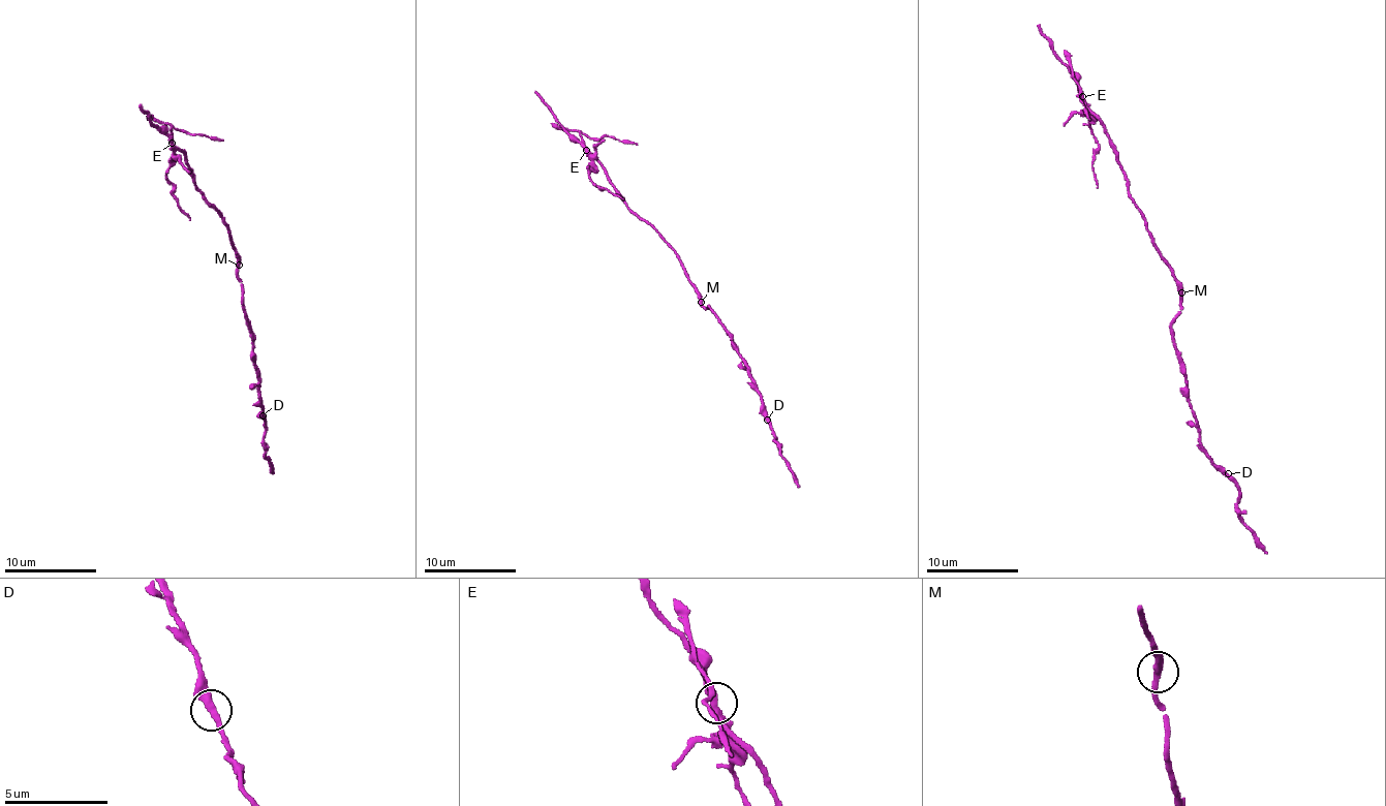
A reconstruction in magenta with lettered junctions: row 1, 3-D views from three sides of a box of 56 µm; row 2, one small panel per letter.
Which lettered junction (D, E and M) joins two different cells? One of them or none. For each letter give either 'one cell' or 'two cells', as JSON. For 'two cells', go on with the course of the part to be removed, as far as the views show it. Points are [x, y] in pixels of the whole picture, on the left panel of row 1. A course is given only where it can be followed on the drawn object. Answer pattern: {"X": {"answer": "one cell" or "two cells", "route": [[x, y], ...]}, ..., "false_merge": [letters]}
{"D": {"answer": "one cell"}, "E": {"answer": "two cells", "route": [[172, 142], [166, 179], [172, 185], [180, 211], [191, 220]]}, "M": {"answer": "one cell"}, "false_merge": ["E"]}

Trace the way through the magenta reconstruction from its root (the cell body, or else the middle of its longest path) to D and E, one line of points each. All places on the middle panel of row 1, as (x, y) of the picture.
D: (699, 297), (702, 306), (710, 307), (744, 361), (759, 393), (762, 413), (767, 420)
E: (699, 297), (665, 239), (630, 210), (606, 169), (586, 151)

